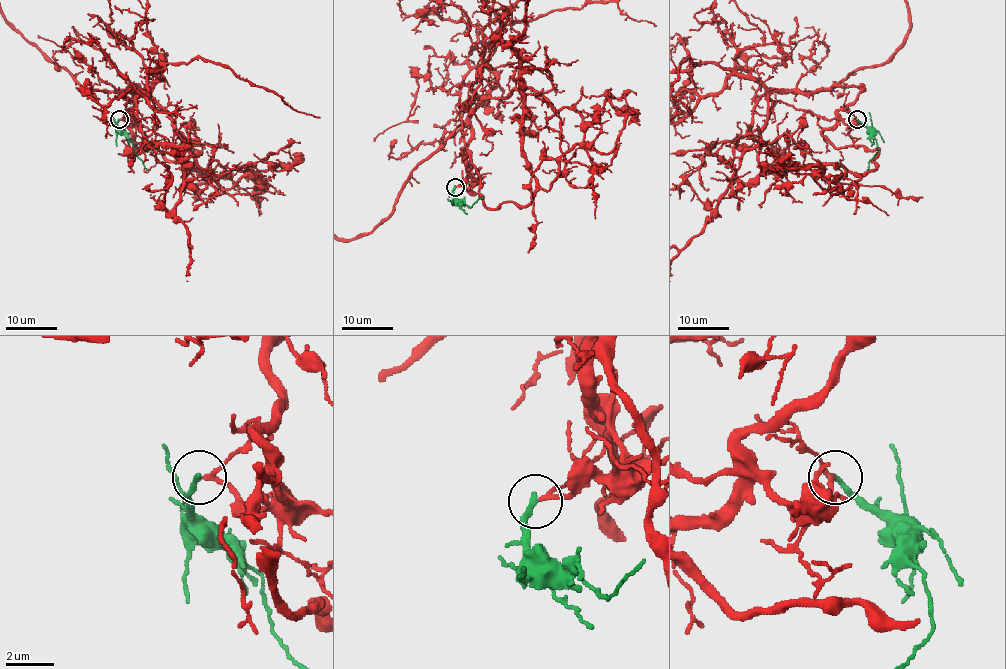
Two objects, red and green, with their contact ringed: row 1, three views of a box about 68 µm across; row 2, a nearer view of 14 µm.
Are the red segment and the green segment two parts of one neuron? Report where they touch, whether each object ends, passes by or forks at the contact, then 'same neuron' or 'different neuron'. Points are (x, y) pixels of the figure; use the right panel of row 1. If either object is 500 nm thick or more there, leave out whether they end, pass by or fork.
place (857, 119); red passes by; green ends; same neuron

